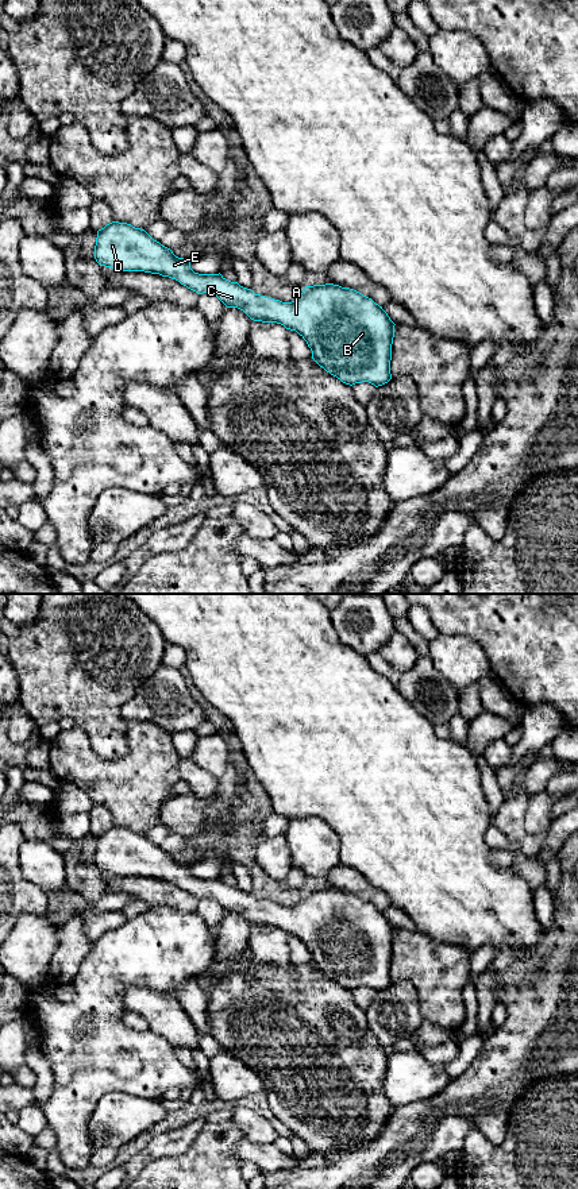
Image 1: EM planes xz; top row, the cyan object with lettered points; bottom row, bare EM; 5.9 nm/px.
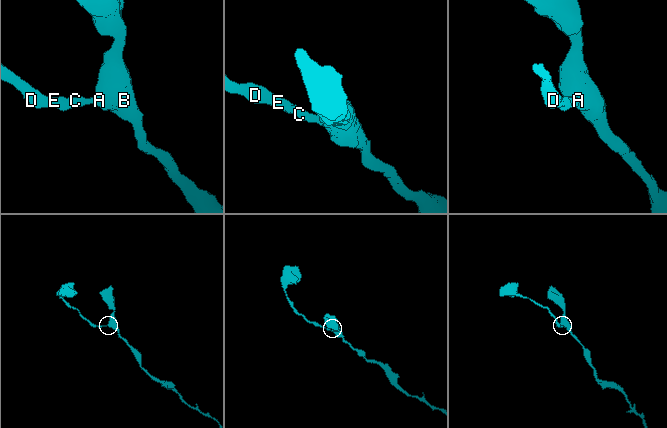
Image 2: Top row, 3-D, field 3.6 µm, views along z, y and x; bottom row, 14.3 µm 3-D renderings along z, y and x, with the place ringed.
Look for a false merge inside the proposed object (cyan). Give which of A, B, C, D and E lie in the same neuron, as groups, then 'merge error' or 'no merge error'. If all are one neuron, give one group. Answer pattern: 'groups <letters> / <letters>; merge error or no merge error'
groups A B C D E; no merge error

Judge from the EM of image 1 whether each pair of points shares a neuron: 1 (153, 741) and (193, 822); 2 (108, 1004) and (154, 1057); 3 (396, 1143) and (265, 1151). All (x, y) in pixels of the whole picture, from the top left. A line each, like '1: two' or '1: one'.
1: two
2: one
3: two

